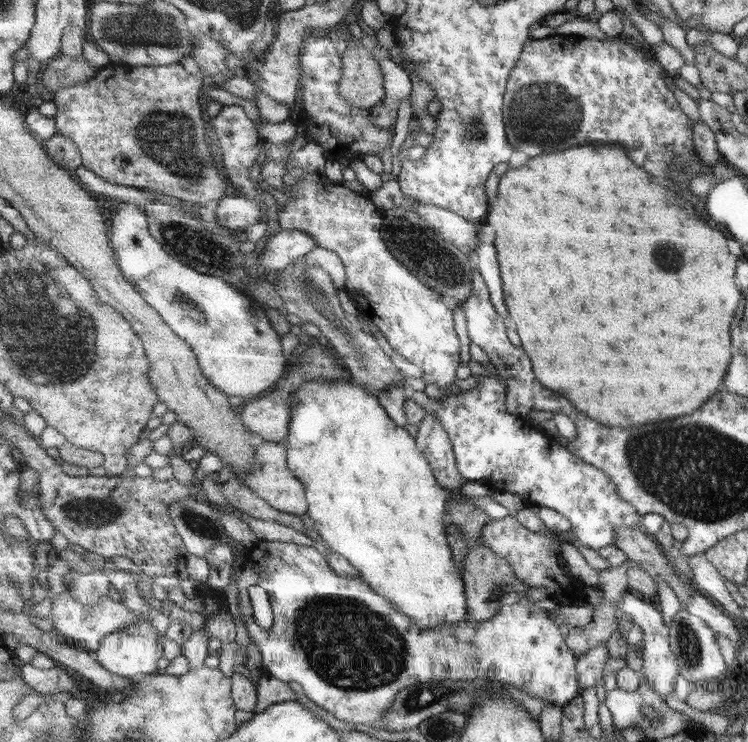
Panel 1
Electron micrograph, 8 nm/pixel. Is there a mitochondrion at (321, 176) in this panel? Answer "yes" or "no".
no

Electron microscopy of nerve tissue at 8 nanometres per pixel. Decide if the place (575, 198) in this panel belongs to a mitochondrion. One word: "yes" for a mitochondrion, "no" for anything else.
no

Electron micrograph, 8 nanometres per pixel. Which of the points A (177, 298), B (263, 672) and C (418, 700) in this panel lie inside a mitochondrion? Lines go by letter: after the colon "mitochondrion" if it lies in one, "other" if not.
A: mitochondrion
B: other
C: mitochondrion

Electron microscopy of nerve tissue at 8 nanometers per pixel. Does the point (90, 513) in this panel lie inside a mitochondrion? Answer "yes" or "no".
yes

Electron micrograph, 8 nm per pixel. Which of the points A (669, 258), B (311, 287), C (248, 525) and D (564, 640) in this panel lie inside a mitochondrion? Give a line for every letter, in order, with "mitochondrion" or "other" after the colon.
A: mitochondrion
B: mitochondrion
C: other
D: other

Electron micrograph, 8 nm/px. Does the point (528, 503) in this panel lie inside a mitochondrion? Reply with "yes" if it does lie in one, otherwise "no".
no

